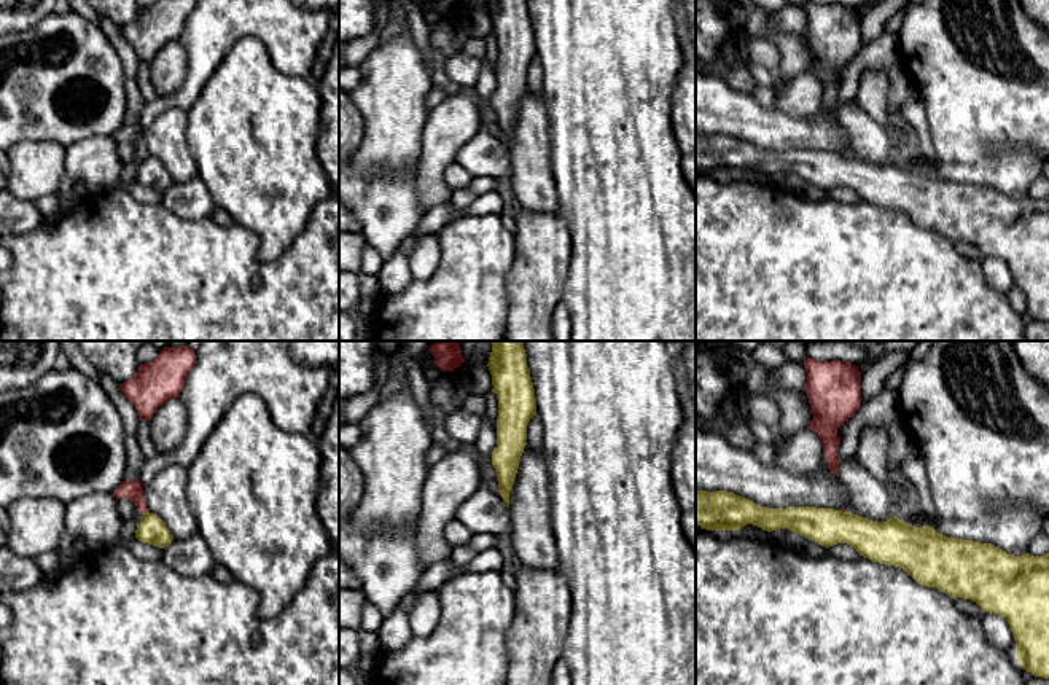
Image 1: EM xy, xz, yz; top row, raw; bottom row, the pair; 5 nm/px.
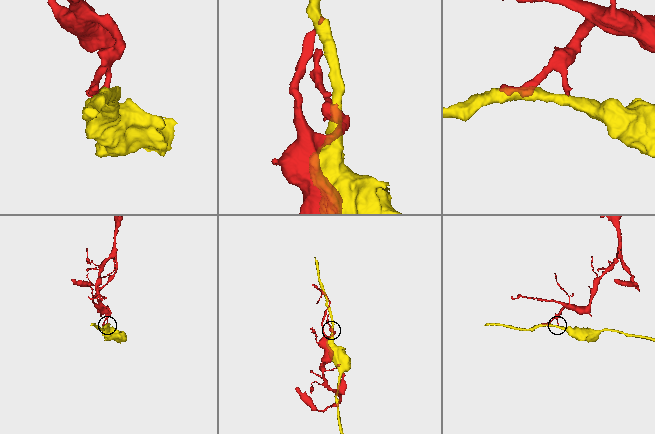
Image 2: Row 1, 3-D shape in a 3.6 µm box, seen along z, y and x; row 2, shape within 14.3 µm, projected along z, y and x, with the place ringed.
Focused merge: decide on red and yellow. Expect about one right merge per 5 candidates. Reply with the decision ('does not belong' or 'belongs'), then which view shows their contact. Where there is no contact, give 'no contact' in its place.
does not belong | xy

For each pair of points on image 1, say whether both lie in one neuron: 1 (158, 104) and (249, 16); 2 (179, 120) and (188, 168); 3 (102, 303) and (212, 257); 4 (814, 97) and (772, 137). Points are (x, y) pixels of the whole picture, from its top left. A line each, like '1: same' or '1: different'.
1: same
2: same
3: same
4: different

